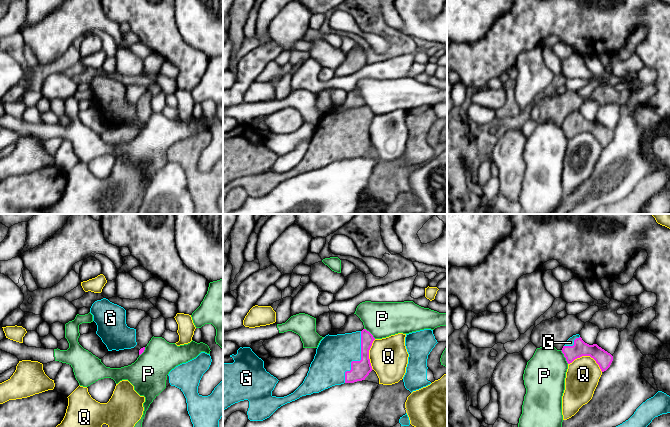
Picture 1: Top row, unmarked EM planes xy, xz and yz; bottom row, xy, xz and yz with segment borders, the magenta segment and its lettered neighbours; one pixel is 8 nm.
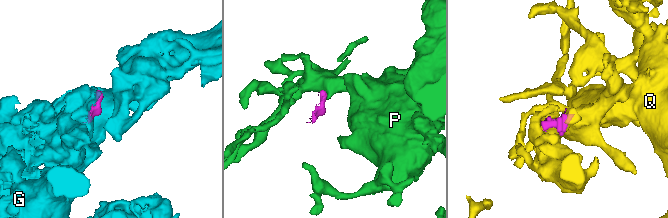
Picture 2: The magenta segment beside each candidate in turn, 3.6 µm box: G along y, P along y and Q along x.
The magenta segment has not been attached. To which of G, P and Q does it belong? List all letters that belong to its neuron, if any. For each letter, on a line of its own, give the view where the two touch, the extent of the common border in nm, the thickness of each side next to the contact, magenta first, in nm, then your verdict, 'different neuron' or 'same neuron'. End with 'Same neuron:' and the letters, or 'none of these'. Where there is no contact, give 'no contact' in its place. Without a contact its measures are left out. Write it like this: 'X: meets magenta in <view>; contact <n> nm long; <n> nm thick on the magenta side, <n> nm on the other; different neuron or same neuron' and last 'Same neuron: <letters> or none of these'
G: meets magenta in xz; contact 440 nm long; 150 nm thick on the magenta side, 300 nm on the other; same neuron
P: meets magenta in yz; contact 130 nm long; 120 nm thick on the magenta side, 340 nm on the other; different neuron
Q: meets magenta in yz; contact 280 nm long; 130 nm thick on the magenta side, 260 nm on the other; different neuron
Same neuron: G

